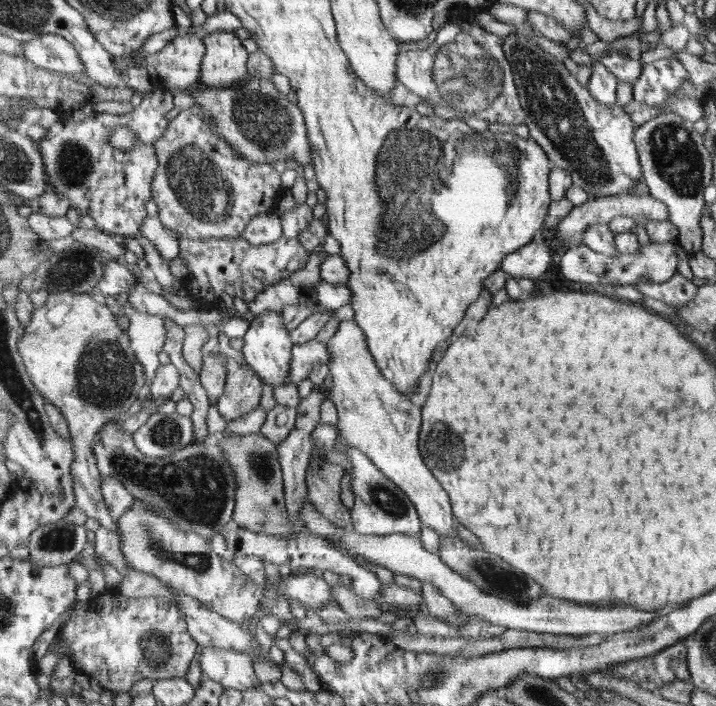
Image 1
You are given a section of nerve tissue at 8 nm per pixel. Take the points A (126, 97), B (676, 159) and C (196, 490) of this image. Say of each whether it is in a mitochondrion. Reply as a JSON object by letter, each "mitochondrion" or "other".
{"A":"other","B":"mitochondrion","C":"mitochondrion"}

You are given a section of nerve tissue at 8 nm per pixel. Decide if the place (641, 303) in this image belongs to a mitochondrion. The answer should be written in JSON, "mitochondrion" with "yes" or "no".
{"mitochondrion":"no"}

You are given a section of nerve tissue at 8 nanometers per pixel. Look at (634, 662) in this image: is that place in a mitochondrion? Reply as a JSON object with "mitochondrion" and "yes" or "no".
{"mitochondrion":"no"}

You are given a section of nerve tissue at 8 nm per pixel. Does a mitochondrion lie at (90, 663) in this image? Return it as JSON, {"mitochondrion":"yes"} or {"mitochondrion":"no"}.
{"mitochondrion":"no"}

